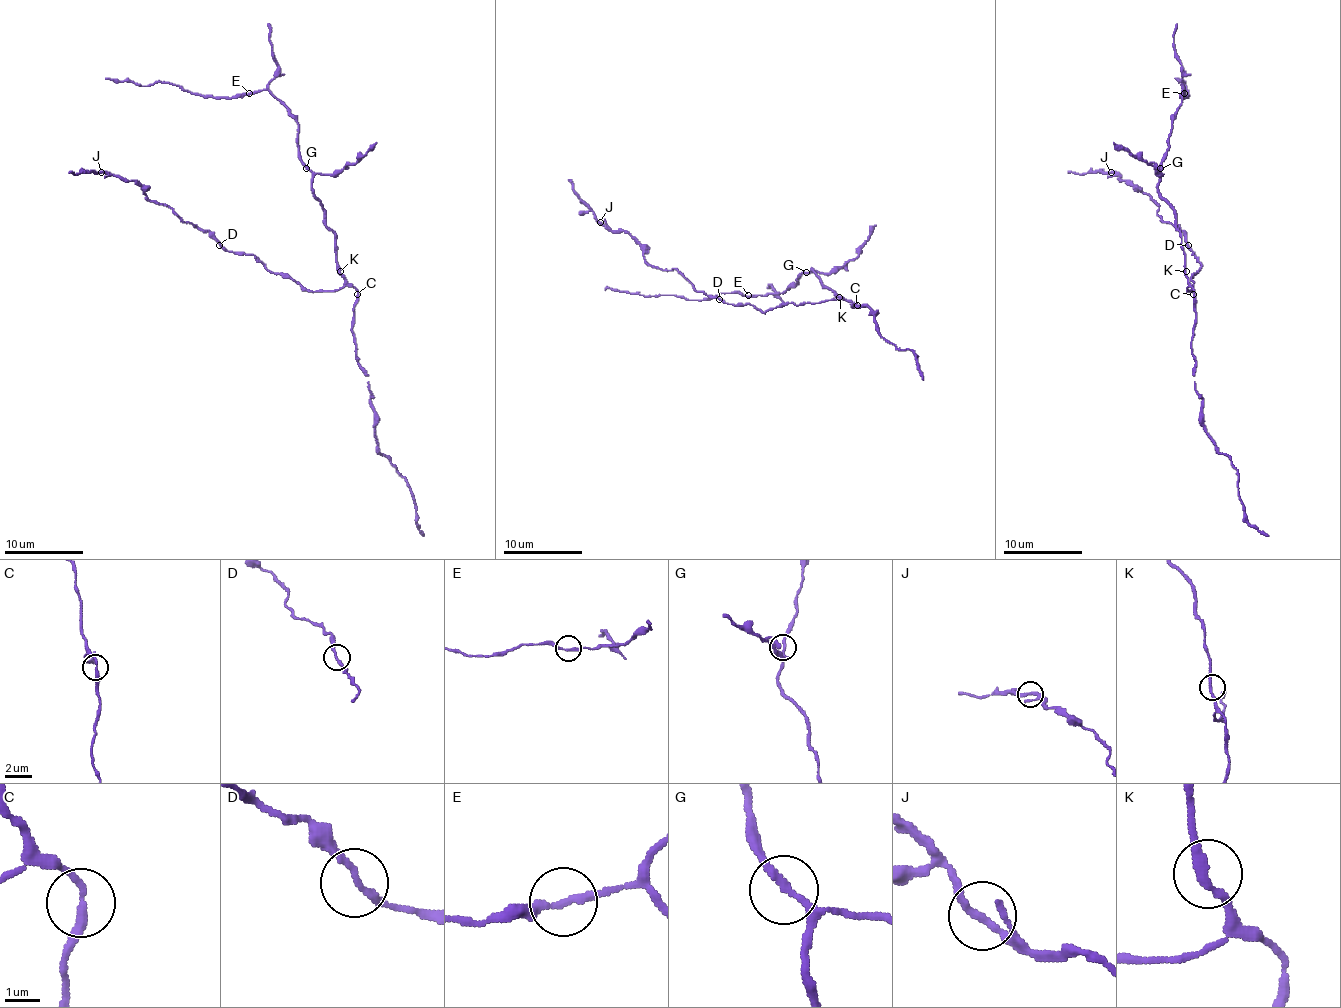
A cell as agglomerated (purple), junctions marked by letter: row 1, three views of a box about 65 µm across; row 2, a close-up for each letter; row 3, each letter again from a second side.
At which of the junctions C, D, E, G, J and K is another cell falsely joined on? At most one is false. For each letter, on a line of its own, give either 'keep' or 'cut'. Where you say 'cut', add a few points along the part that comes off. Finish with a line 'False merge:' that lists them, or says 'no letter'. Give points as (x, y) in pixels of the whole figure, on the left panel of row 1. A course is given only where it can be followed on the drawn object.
C: keep
D: keep
E: keep
G: keep
J: keep
K: keep
False merge: no letter

